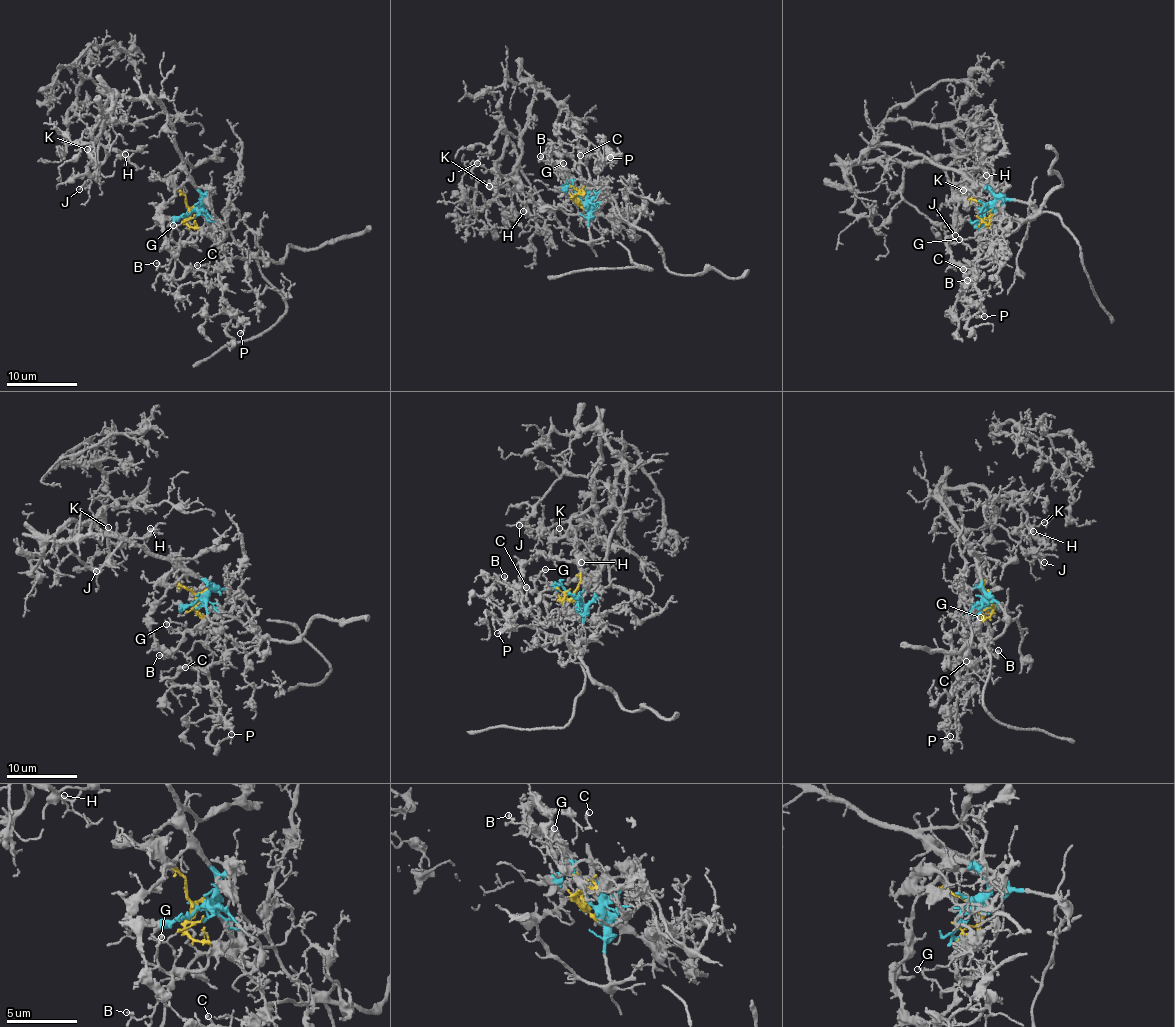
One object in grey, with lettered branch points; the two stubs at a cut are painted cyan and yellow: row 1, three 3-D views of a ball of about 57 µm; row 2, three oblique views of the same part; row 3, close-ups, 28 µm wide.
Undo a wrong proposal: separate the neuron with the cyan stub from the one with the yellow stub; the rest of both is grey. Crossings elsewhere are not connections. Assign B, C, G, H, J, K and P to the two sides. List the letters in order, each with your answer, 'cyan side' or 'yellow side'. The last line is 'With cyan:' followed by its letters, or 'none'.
B: yellow side
C: yellow side
G: yellow side
H: cyan side
J: cyan side
K: cyan side
P: yellow side
With cyan: H, J, K

